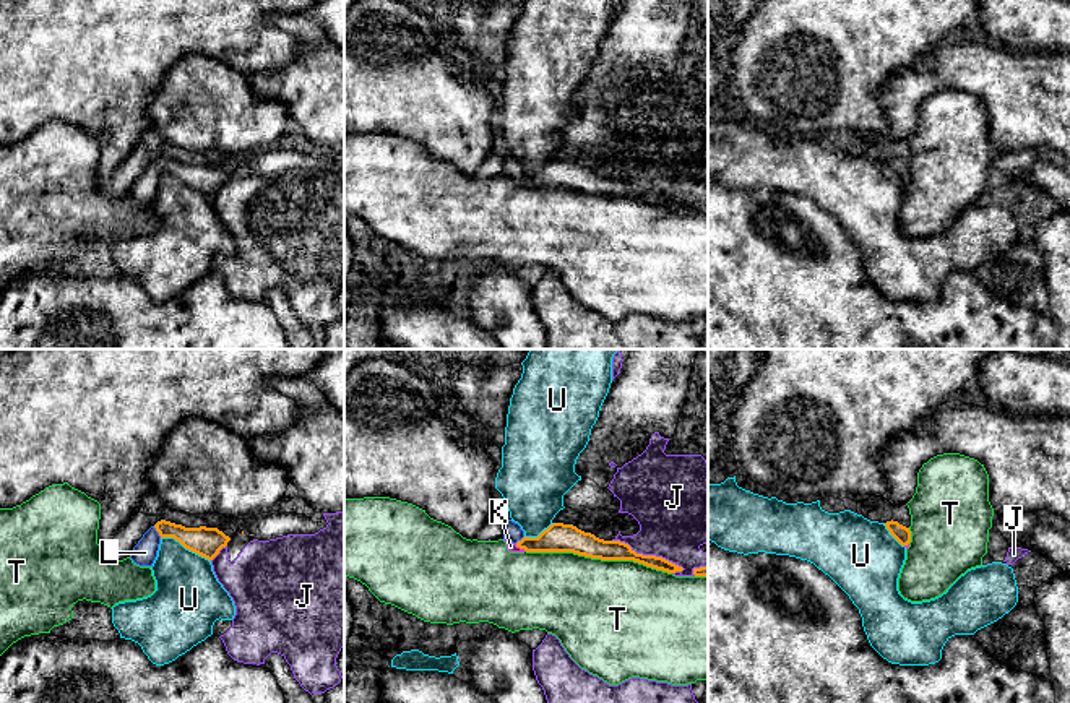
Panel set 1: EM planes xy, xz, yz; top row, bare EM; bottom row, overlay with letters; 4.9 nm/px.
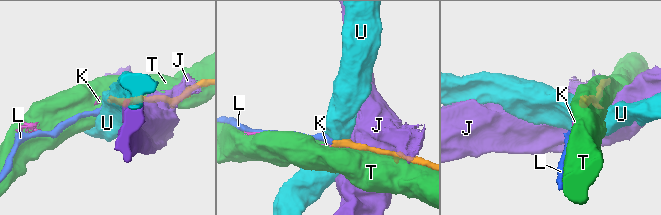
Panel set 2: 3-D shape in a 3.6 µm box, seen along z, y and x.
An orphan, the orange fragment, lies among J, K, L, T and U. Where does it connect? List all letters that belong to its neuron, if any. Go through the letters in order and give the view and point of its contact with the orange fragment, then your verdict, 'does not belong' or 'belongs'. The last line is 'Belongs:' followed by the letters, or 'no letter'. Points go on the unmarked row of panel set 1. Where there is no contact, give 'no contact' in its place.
J: xz (648, 192) | does not belong
K: xz (520, 184) | does not belong
L: xy (158, 168) | belongs
T: xz (598, 194) | does not belong
U: xy (185, 184) | does not belong
Belongs: L

